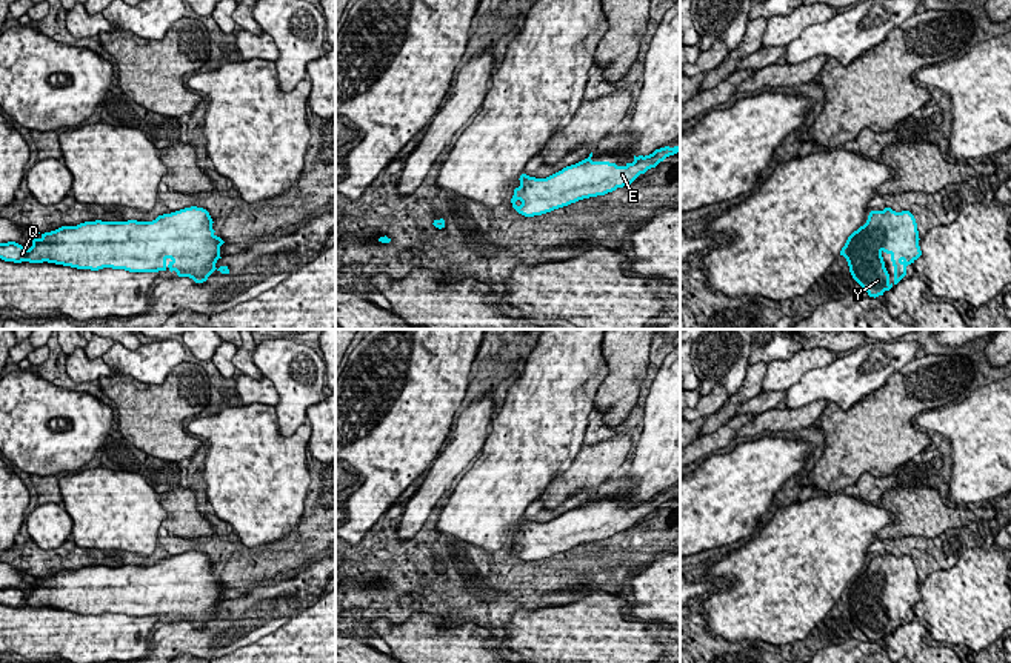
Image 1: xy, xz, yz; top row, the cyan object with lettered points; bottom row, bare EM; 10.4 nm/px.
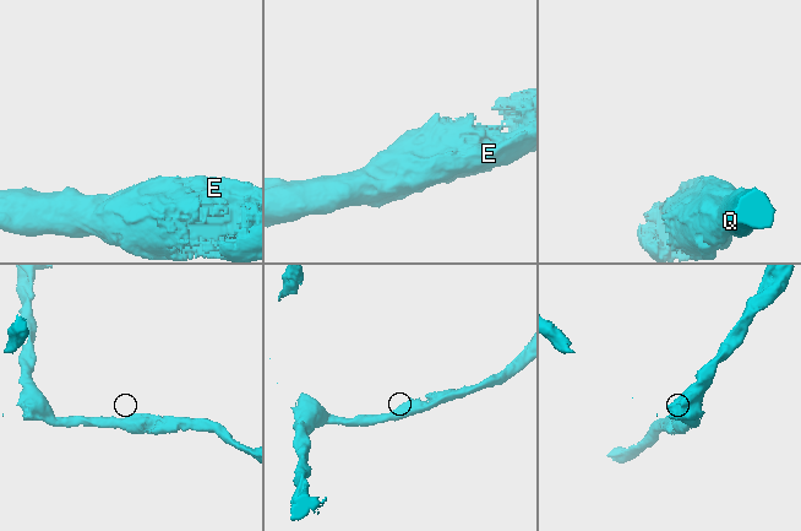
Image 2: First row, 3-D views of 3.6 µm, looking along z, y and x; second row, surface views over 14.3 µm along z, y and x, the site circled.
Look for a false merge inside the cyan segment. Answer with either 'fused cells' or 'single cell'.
single cell

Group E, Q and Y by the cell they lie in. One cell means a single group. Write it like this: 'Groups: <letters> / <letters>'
Groups: E Q Y

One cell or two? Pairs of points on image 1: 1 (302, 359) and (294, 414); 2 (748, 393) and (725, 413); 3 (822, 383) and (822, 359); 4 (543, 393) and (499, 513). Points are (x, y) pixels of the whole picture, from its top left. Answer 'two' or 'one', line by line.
1: one
2: one
3: two
4: one

